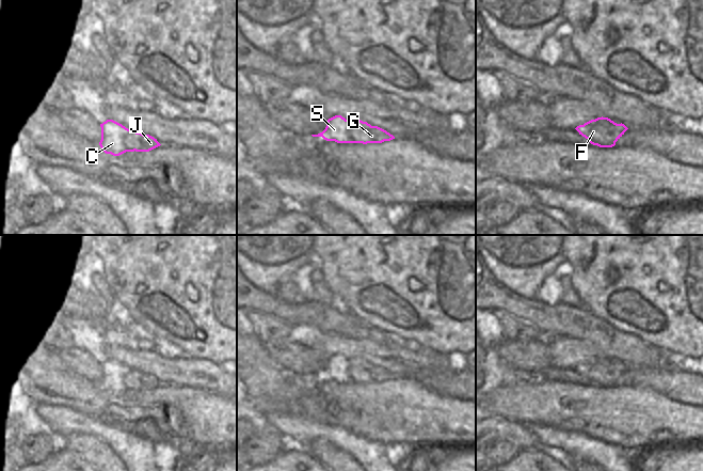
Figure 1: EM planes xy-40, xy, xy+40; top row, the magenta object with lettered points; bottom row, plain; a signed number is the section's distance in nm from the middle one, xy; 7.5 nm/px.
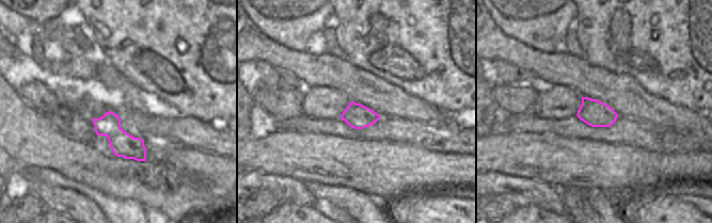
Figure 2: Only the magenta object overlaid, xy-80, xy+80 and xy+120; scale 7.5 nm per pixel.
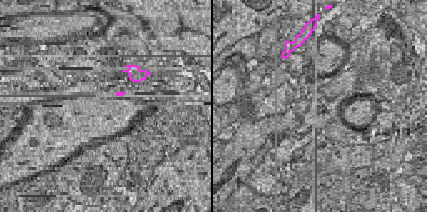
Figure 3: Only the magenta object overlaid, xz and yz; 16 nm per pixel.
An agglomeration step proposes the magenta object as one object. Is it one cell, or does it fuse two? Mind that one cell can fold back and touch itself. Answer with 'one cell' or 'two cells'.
two cells

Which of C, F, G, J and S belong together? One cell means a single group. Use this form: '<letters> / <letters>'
C S / F G J

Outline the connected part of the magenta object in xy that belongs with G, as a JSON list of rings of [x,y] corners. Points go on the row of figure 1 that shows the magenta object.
[[[352,120],[349,127],[349,138],[351,143],[382,143],[395,139],[393,135],[386,130],[371,126],[367,122],[361,120]]]

